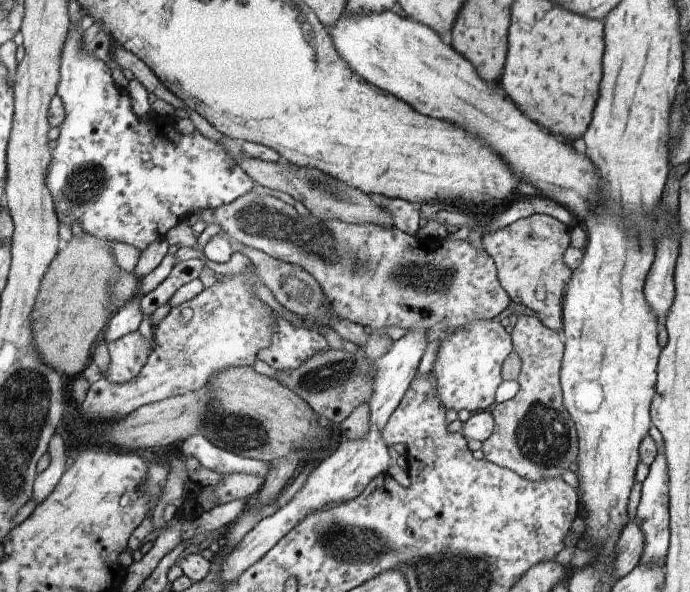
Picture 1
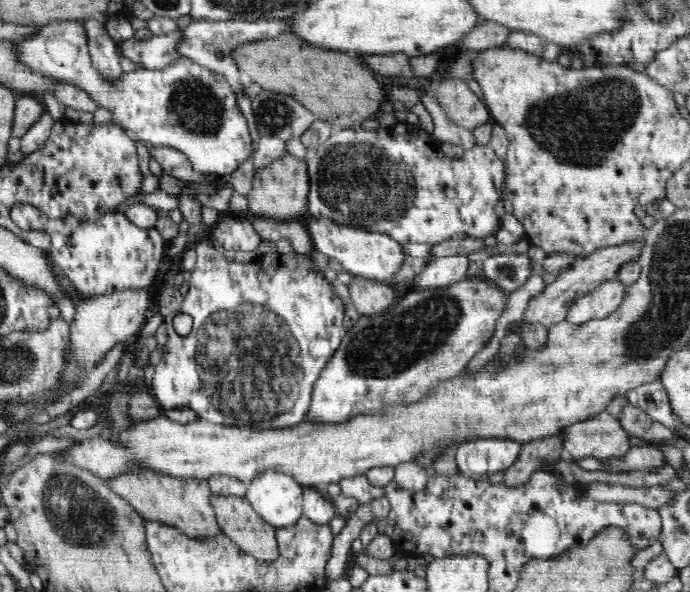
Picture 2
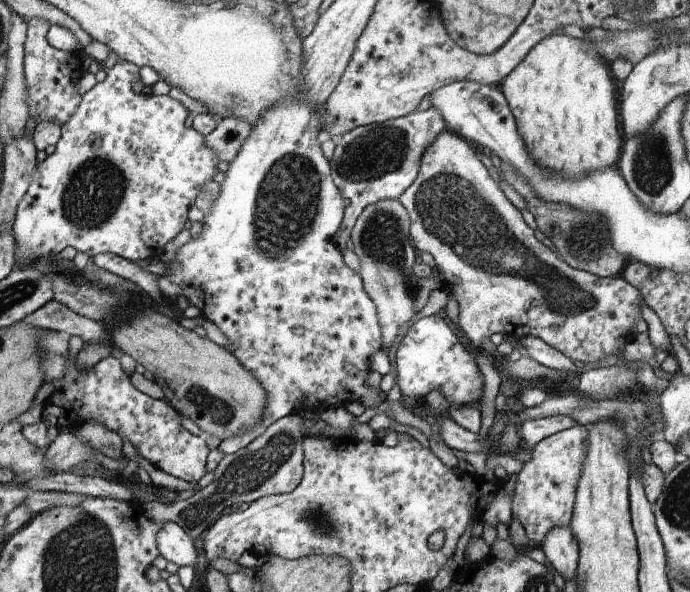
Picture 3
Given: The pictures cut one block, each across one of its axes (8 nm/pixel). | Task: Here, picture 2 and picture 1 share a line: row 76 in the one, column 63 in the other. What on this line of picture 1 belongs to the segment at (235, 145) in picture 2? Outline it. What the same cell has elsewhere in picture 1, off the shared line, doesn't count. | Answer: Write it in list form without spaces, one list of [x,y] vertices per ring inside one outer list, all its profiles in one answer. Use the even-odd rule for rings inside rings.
[[[81,9],[82,29],[70,28],[65,48],[61,54],[61,80],[56,97],[62,99],[65,119],[60,127],[53,150],[47,184],[54,196],[55,210],[63,225],[74,228],[76,224],[98,239],[112,243],[126,243],[143,251],[150,243],[165,238],[170,226],[176,226],[184,216],[192,211],[218,208],[230,204],[245,195],[256,184],[249,175],[229,155],[224,143],[210,140],[198,131],[180,134],[174,126],[158,128],[154,119],[140,120],[132,112],[132,102],[126,92],[120,92],[112,82],[112,72],[103,60],[94,58],[84,50],[81,43],[85,30],[94,23]]]

